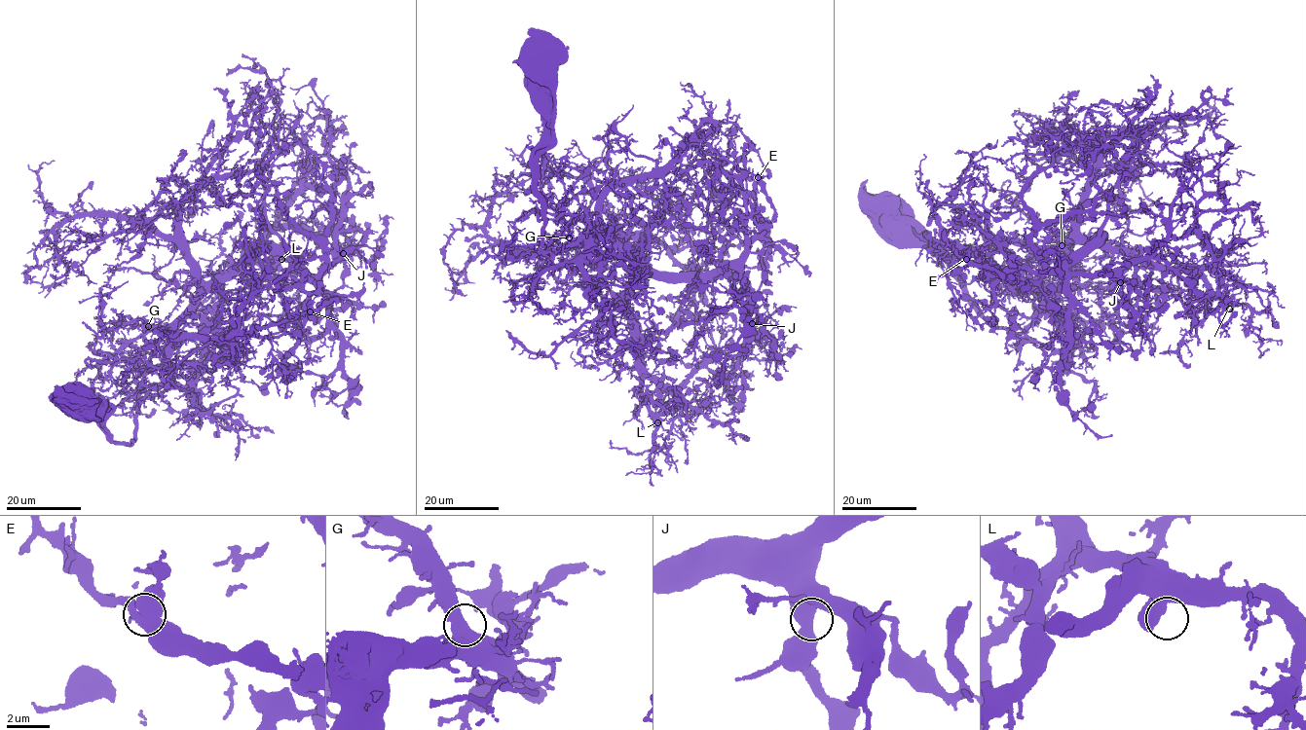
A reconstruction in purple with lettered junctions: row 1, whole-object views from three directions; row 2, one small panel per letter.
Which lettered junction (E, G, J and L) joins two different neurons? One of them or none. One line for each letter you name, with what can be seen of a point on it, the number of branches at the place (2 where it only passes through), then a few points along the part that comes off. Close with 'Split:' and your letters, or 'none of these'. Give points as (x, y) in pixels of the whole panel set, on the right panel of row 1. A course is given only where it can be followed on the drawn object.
Split: none of these

